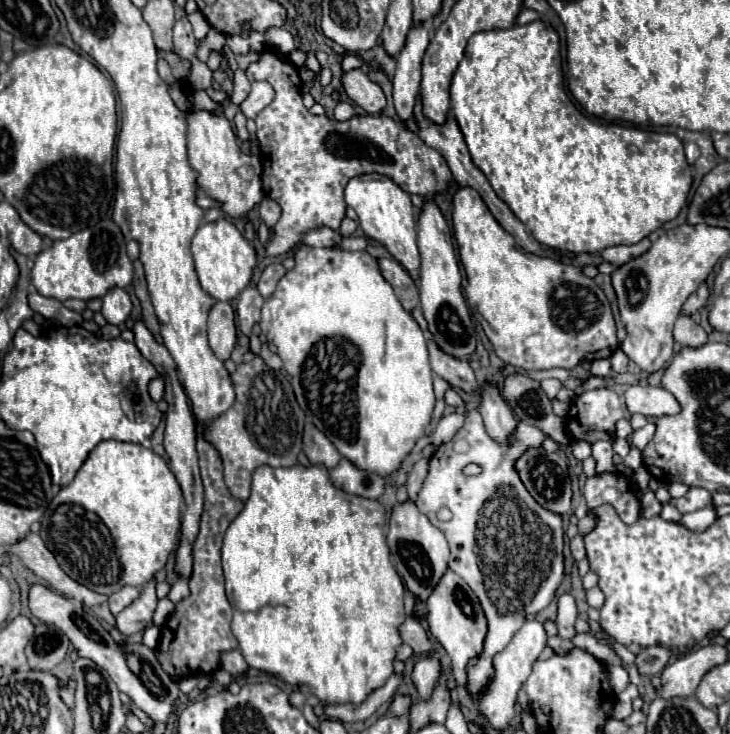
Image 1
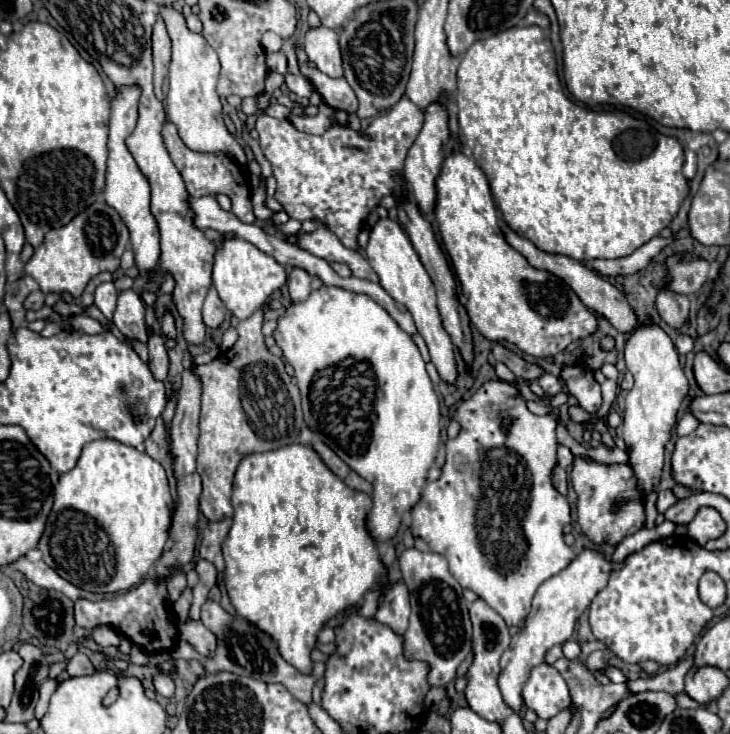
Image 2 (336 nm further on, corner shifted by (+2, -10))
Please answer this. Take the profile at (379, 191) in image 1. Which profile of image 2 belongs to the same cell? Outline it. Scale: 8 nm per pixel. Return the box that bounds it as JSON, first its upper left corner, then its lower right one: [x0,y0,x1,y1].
[367,217,457,383]

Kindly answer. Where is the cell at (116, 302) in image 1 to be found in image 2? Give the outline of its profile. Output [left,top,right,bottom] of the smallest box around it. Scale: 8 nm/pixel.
[95,283,119,319]

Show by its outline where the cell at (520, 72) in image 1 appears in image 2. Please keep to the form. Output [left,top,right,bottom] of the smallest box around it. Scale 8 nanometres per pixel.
[457,25,689,261]

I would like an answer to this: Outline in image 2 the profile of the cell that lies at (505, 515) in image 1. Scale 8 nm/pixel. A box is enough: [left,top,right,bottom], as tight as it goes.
[411,381,575,627]

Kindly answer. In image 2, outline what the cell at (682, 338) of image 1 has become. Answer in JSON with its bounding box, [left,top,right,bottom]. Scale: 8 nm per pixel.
[655,289,689,329]

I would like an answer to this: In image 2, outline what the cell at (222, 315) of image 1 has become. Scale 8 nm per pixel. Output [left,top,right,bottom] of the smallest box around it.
[203,287,225,329]

